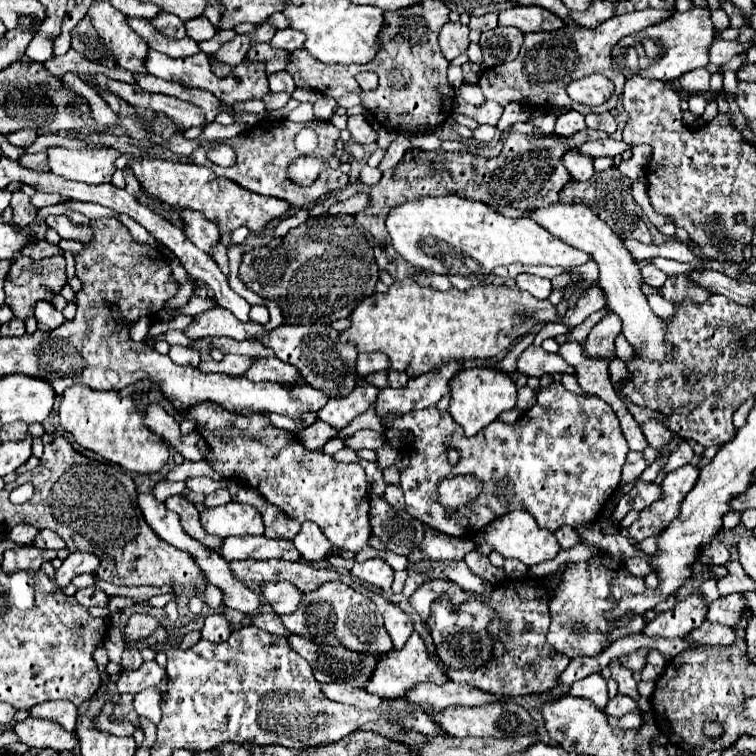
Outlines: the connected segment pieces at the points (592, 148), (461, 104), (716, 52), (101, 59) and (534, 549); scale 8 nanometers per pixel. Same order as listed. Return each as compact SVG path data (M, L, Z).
M606 138L606 140L596 140L596 142L584 142L582 146L570 148L570 150L582 152L582 154L592 156L592 158L598 158L598 156L610 156L610 158L614 158L616 154L622 154L626 148L630 148L630 146L626 146L624 142L618 142L614 138Z
M458 100L456 108L454 108L454 112L460 112L460 114L466 114L466 116L474 118L478 124L492 124L492 126L496 126L502 110L504 108L500 108L500 104L496 104L494 100L486 100L480 106L474 106L470 102Z
M714 38L710 48L708 48L708 56L710 56L710 62L716 64L716 66L724 66L732 60L734 54L740 54L740 52L746 52L748 50L748 42L746 44L738 44L738 42L728 42L728 40L722 40L722 38Z
M84 16L72 30L72 48L76 52L80 52L84 58L88 58L90 62L104 64L110 70L118 68L118 62L112 56L112 50L104 44L104 40L100 40L100 36L98 36L96 28L90 24L88 16Z
M514 510L514 512L508 512L500 518L496 518L494 522L490 522L476 538L474 538L476 544L488 544L492 546L492 550L500 552L504 558L514 558L514 560L522 560L526 566L534 566L534 564L540 564L544 560L550 560L558 554L560 546L554 538L552 532L540 528L536 522L532 522L532 516L526 512L526 510Z

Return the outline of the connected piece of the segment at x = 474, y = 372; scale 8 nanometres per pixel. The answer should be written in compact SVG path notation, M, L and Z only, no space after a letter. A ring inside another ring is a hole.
M468 368L460 370L450 380L450 416L464 428L464 434L470 438L482 428L486 428L490 422L498 418L500 412L514 408L516 404L516 384L514 380L504 374L490 368Z

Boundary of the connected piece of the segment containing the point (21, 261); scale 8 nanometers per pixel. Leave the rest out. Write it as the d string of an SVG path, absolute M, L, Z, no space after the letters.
M56 254L52 258L32 260L28 256L20 256L12 262L10 272L4 280L4 292L6 292L6 304L12 308L14 316L26 320L34 314L34 304L38 300L50 300L54 292L60 292L60 288L66 284L66 258L62 254Z

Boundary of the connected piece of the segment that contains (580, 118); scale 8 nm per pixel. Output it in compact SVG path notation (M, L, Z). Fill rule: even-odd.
M568 112L568 114L564 114L564 116L560 116L558 118L558 122L556 122L556 134L560 134L560 136L572 136L572 134L576 134L578 130L584 130L586 128L586 124L584 124L584 114L580 114L580 112Z

